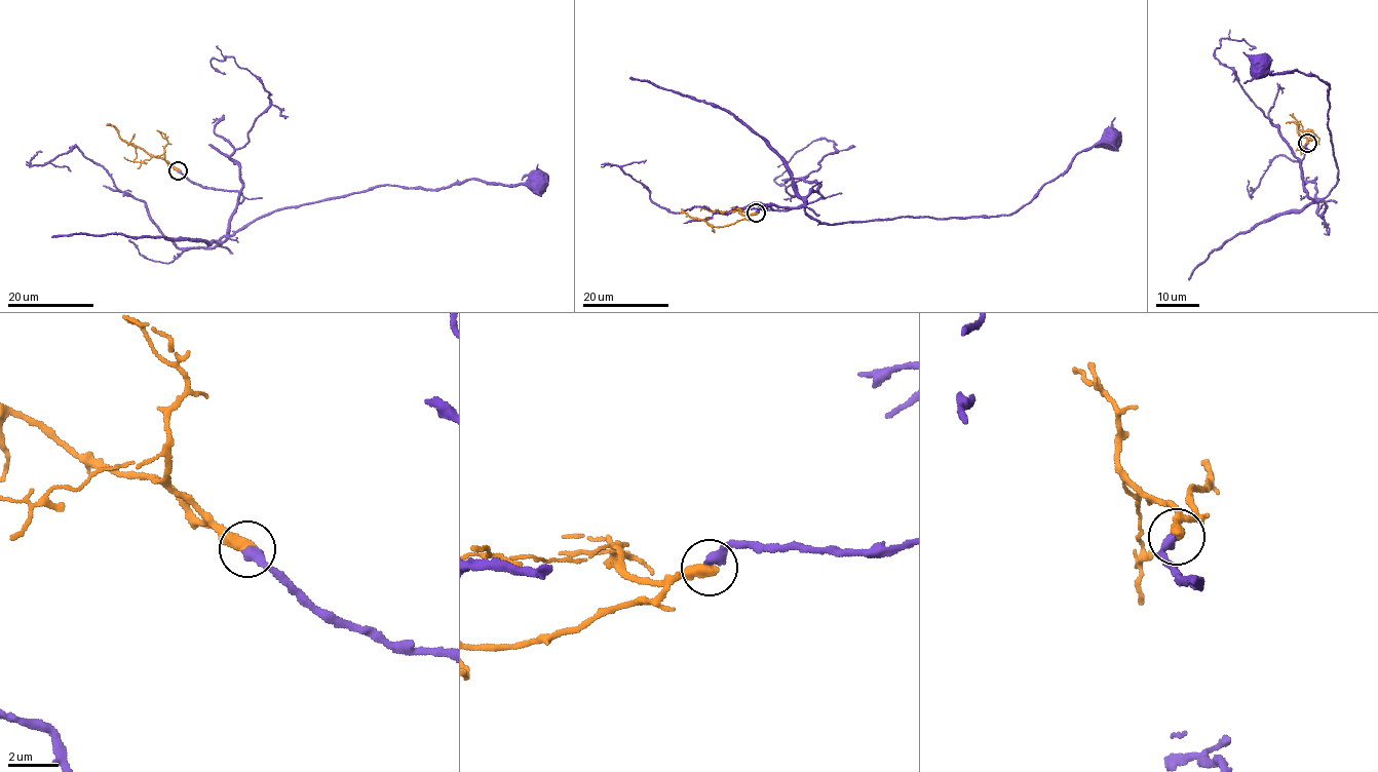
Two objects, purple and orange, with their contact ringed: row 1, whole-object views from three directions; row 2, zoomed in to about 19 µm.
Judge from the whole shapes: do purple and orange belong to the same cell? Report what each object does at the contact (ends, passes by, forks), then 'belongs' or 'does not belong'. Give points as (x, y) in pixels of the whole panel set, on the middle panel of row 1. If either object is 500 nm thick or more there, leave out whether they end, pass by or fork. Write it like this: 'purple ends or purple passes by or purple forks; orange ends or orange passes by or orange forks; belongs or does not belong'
belongs

